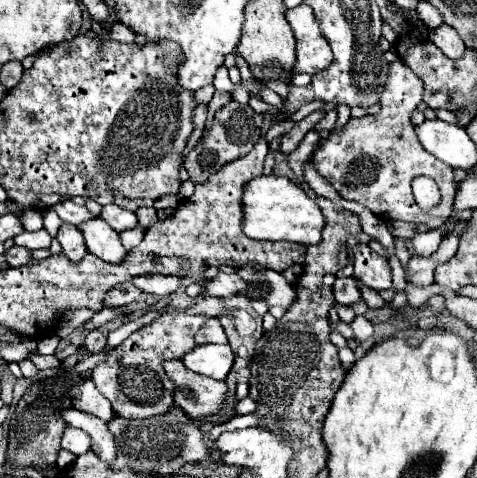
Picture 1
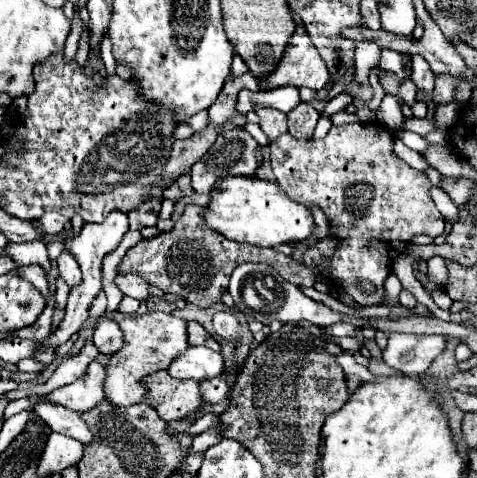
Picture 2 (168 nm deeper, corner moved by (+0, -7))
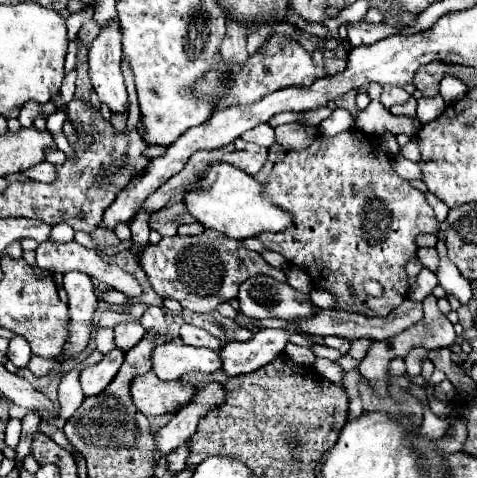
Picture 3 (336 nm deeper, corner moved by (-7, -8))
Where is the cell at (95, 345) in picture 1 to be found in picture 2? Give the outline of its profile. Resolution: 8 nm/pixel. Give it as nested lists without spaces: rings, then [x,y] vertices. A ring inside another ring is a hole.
[[[102,317],[98,321],[98,325],[96,325],[96,331],[94,331],[94,339],[92,341],[94,341],[94,345],[98,347],[100,353],[104,353],[104,355],[116,353],[120,349],[120,343],[122,343],[118,323]]]

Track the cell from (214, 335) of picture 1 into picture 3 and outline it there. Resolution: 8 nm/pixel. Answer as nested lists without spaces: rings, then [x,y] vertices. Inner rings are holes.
[[[189,324],[181,326],[179,336],[189,346],[205,346],[205,348],[211,348],[211,350],[219,350],[221,348],[221,342],[215,336],[211,336],[207,330],[197,328],[197,326],[189,326]]]

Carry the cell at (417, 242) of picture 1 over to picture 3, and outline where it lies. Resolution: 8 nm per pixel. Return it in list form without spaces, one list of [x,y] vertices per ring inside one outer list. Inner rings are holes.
[[[423,268],[417,275],[417,280],[411,286],[408,297],[417,302],[422,302],[425,296],[432,293],[433,289],[438,285],[435,273]]]

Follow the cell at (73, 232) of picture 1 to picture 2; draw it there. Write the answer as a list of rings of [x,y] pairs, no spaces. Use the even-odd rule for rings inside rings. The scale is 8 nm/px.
[[[62,251],[62,253],[60,253],[60,257],[58,257],[56,261],[58,261],[60,277],[62,277],[70,287],[78,285],[78,283],[80,283],[80,279],[82,279],[82,275],[80,275],[80,267],[78,267],[78,263],[76,263],[74,255],[72,255],[72,253],[68,253],[68,251]]]

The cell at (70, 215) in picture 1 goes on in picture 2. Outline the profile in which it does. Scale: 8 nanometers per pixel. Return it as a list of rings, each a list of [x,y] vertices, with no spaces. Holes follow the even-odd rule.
[[[46,211],[46,213],[40,217],[40,223],[42,223],[42,227],[44,227],[44,231],[46,231],[48,235],[60,233],[68,221],[70,221],[70,219],[64,217],[64,215],[60,215],[58,211]]]

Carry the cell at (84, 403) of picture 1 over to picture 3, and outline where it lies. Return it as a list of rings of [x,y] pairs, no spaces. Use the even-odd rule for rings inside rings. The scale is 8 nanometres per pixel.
[[[115,348],[109,354],[105,354],[105,358],[97,366],[83,368],[79,378],[81,378],[81,388],[83,388],[85,396],[95,396],[95,394],[103,392],[103,388],[107,388],[109,382],[119,372],[123,358],[125,358],[125,352]]]

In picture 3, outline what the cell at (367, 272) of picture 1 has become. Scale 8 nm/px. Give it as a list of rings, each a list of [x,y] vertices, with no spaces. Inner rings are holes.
[[[361,130],[341,132],[331,138],[317,136],[309,148],[287,152],[285,158],[273,166],[269,182],[263,186],[263,196],[281,210],[289,212],[293,226],[281,232],[261,232],[257,240],[261,240],[267,250],[283,254],[289,262],[293,262],[293,266],[307,270],[313,288],[335,296],[335,310],[355,312],[367,318],[385,318],[391,308],[405,300],[409,290],[405,264],[417,254],[415,236],[421,232],[435,234],[439,226],[425,194],[415,190],[407,180],[399,178],[393,172],[391,160],[381,148],[379,138]],[[365,280],[379,282],[383,286],[383,294],[379,298],[369,298],[363,290]]]

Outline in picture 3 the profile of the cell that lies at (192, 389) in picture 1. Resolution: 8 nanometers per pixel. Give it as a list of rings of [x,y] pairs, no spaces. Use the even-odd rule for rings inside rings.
[[[151,370],[137,374],[131,380],[131,398],[139,412],[145,416],[159,416],[183,408],[193,396],[191,386],[179,386],[175,382],[161,382]]]

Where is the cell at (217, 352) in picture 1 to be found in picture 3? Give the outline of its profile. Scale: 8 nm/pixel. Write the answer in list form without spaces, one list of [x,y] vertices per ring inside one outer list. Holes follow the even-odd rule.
[[[177,340],[161,342],[153,348],[151,370],[159,380],[177,380],[189,372],[217,372],[221,358],[215,350],[185,346]]]

